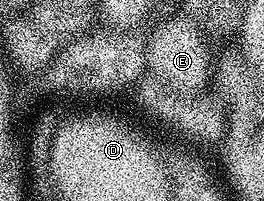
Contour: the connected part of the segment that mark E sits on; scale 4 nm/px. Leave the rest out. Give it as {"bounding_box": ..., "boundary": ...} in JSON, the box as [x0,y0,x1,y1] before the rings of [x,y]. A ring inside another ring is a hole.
{"bounding_box":[145,16,212,95],"boundary":[[[181,16],[182,18],[166,18],[154,31],[150,34],[150,39],[145,39],[146,48],[146,69],[153,77],[157,78],[170,90],[177,90],[180,94],[197,95],[199,92],[207,89],[208,83],[212,78],[212,58],[210,62],[210,50],[208,39],[201,26],[189,16]]]}

